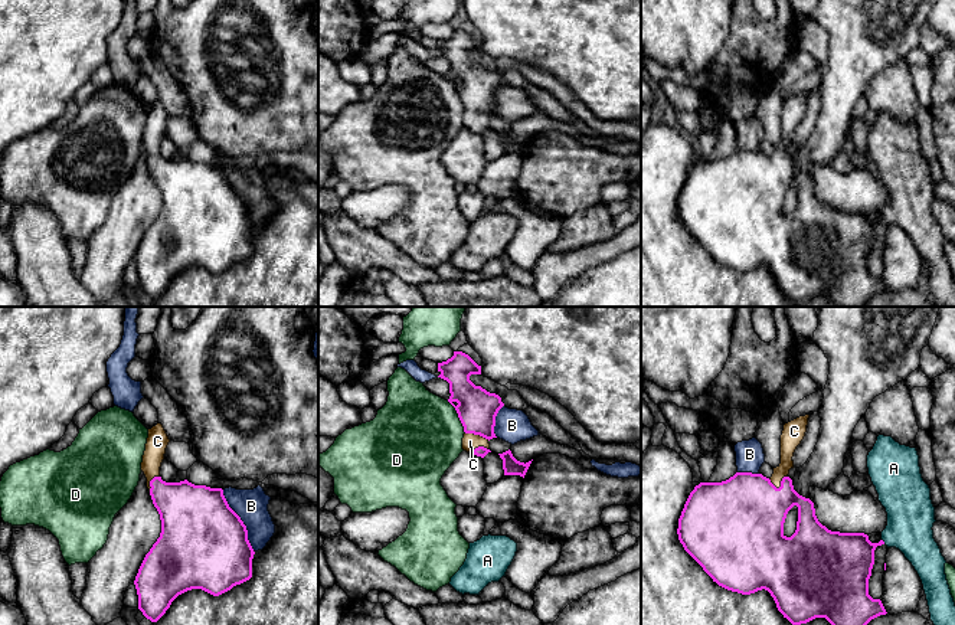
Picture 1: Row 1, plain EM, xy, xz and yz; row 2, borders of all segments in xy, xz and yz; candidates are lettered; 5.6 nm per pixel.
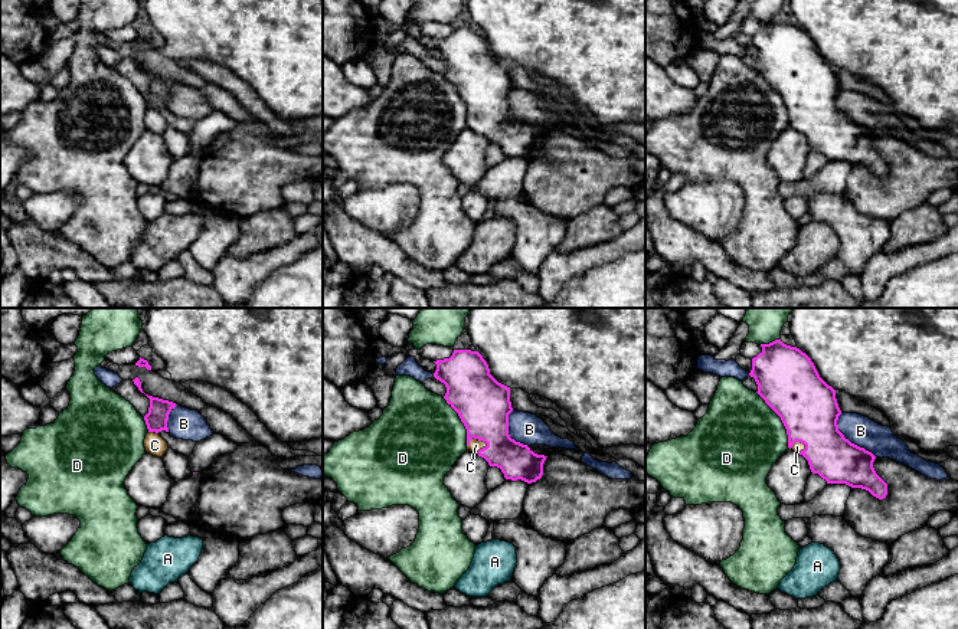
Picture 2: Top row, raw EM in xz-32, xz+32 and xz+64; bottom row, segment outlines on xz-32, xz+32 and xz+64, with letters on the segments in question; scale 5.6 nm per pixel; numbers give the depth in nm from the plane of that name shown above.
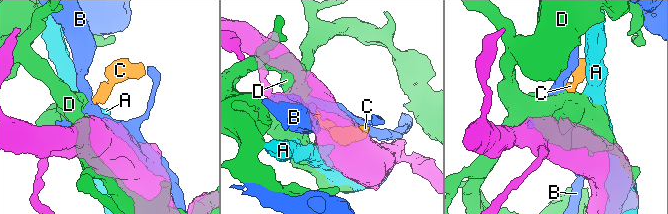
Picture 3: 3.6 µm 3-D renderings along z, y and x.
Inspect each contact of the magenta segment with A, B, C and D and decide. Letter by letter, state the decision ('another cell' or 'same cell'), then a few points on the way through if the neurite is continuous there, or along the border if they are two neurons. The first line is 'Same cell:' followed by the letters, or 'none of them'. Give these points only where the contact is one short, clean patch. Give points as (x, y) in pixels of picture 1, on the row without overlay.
Same cell: C
A: another cell
B: another cell
C: same cell; way yz (746, 190), (781, 163), (788, 120)
D: another cell

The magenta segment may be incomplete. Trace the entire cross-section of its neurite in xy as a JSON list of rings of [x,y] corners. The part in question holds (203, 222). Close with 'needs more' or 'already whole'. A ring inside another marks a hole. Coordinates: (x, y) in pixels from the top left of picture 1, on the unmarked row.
[[[161,101],[148,107],[141,148],[147,156],[154,184],[161,197],[161,210],[145,232],[134,262],[138,272],[138,287],[151,300],[157,300],[171,279],[192,266],[202,266],[219,274],[233,264],[252,255],[254,226],[241,194],[229,184],[222,166],[194,163],[187,157],[166,160],[160,154],[170,117]]]; needs more

